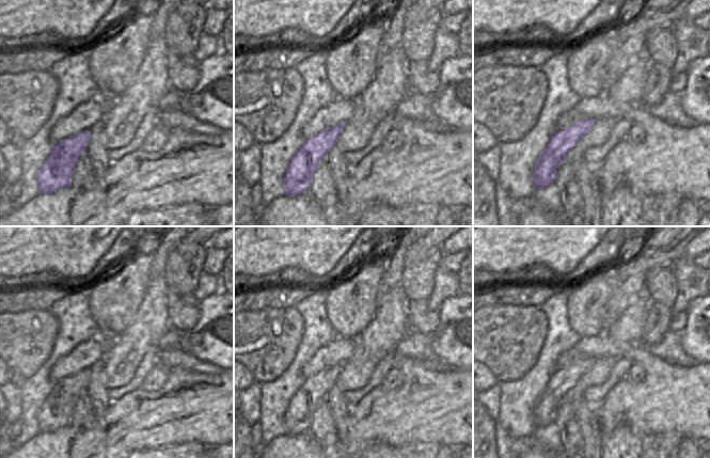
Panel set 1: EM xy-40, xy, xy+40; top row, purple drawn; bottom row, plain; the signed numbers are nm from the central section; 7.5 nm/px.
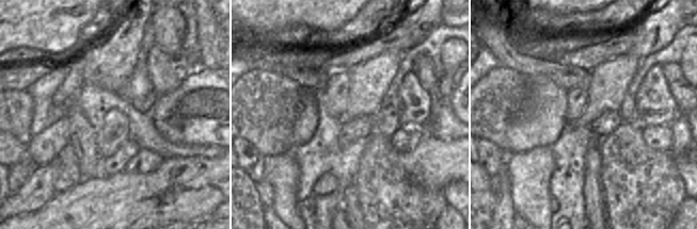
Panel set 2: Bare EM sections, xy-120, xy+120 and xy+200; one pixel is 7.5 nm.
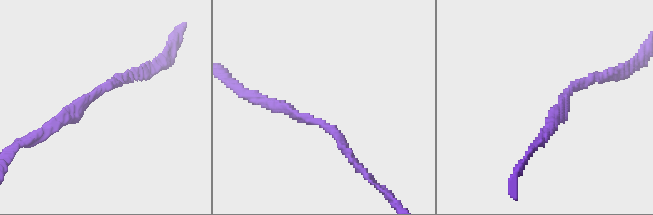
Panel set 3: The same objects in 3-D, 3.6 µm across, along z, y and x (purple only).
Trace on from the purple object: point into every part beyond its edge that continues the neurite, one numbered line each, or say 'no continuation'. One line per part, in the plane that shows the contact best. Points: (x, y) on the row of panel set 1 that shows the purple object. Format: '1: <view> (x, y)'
no continuation

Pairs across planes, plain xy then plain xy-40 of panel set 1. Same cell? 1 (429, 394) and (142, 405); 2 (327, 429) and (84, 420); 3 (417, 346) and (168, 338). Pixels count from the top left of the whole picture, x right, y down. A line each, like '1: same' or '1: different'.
1: same
2: same
3: same

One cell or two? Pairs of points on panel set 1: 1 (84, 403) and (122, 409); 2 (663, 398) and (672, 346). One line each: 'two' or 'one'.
1: two
2: two

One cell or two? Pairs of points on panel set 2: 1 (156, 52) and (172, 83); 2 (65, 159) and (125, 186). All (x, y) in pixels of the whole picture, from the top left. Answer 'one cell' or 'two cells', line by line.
1: one cell
2: two cells

